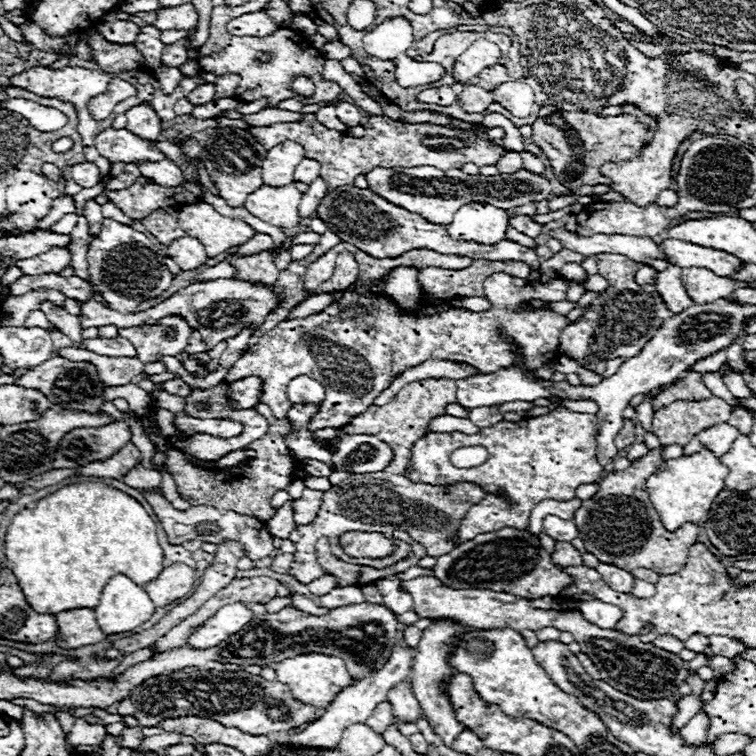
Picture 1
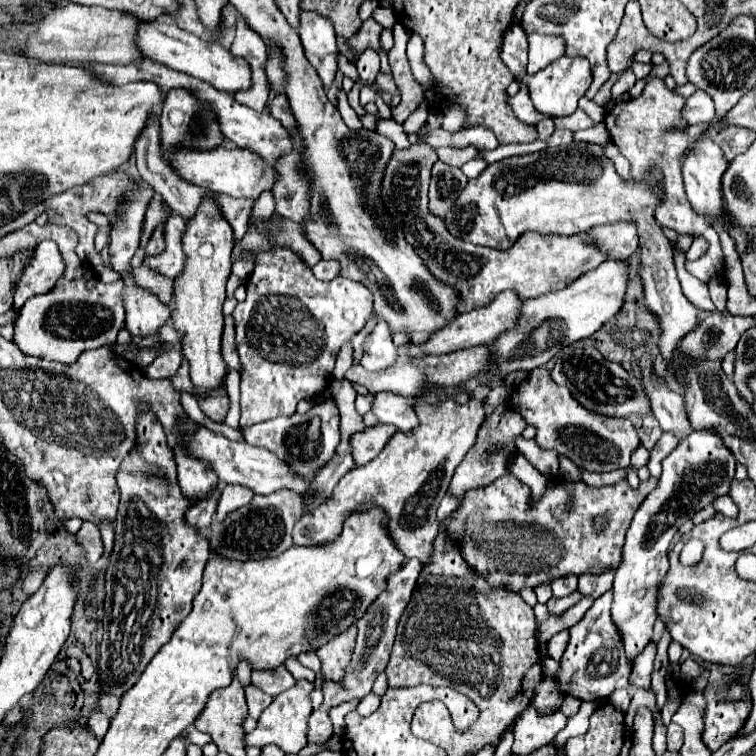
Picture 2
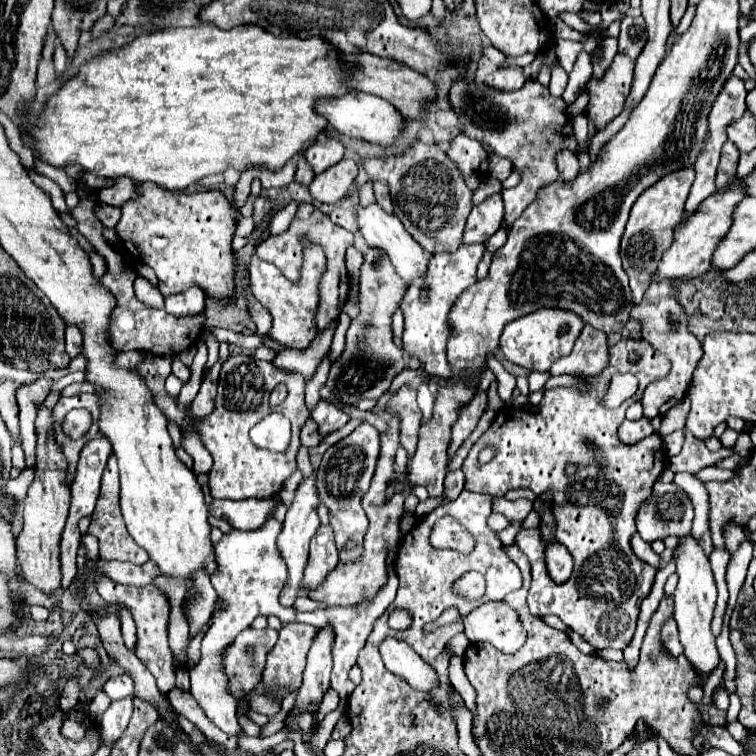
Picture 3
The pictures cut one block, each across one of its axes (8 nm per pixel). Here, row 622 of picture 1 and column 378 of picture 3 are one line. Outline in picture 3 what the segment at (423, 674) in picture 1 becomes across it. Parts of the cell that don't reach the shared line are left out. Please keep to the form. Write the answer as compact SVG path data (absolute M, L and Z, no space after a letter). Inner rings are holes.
M362 422L350 436L342 438L340 442L336 442L326 450L320 468L316 472L320 502L330 508L330 524L336 532L340 562L352 562L362 554L362 542L368 528L368 518L360 506L360 498L368 490L370 480L374 476L378 450L380 450L380 432L374 426Z

